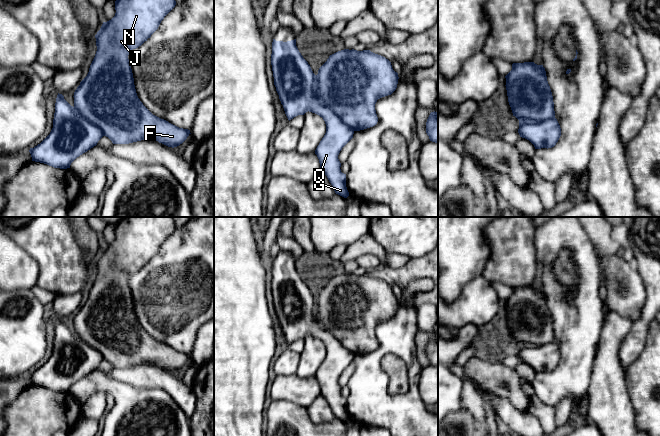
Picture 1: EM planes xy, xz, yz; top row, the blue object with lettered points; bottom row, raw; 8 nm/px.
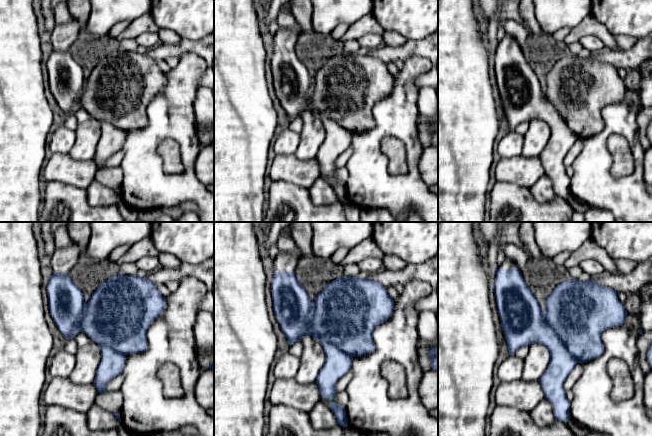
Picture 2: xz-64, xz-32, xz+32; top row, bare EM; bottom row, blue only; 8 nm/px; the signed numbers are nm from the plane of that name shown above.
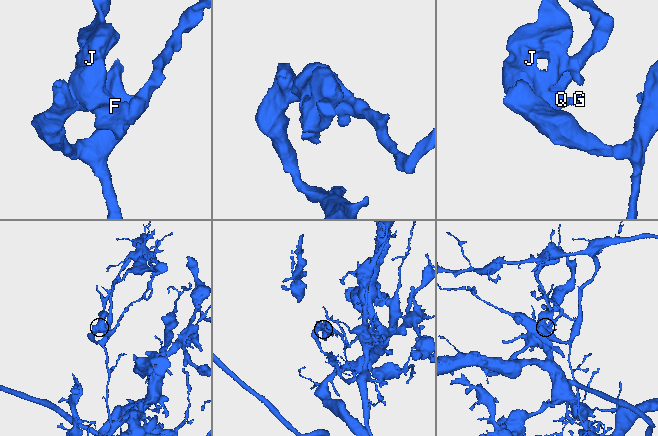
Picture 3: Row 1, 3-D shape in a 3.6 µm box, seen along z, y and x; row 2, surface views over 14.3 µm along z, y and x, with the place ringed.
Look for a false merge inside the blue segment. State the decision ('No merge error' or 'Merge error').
No merge error

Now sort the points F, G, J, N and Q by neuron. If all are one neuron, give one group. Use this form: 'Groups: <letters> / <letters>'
Groups: F G J N Q

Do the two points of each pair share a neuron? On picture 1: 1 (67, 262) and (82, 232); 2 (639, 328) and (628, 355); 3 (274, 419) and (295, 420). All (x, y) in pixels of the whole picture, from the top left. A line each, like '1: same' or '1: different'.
1: different
2: same
3: same

